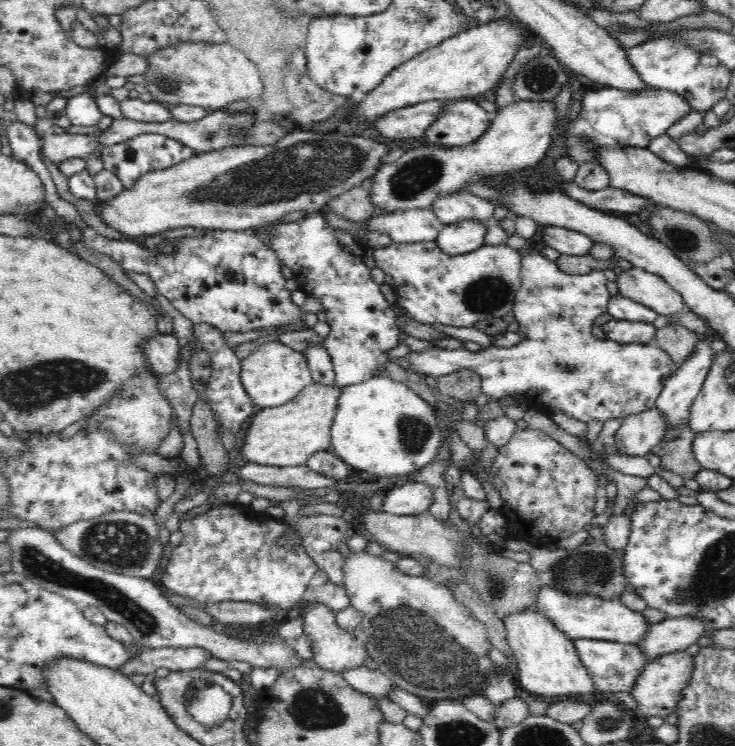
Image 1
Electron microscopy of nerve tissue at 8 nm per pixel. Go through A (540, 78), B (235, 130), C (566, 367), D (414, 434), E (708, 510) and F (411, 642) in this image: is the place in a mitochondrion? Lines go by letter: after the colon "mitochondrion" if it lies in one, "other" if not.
A: mitochondrion
B: mitochondrion
C: mitochondrion
D: mitochondrion
E: other
F: mitochondrion

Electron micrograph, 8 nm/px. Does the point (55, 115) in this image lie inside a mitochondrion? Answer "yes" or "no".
no

